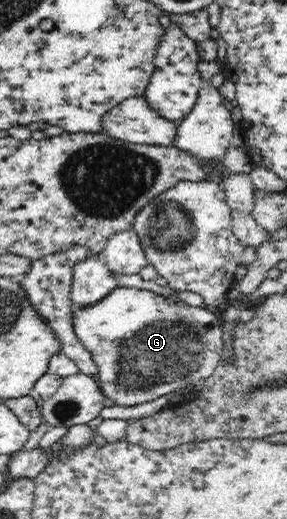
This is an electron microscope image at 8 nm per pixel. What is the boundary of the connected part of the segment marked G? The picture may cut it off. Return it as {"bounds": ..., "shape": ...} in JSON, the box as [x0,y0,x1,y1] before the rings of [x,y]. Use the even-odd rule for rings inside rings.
{"bounds":[72,286,223,407],"shape":[[[117,286],[100,301],[94,301],[94,305],[75,305],[72,325],[78,342],[96,362],[94,380],[98,382],[104,397],[112,400],[113,405],[132,407],[168,395],[170,391],[181,387],[198,386],[214,373],[223,348],[222,329],[218,329],[218,321],[202,325],[198,317],[202,317],[202,309],[189,309],[176,295],[156,293],[139,287]]]}

